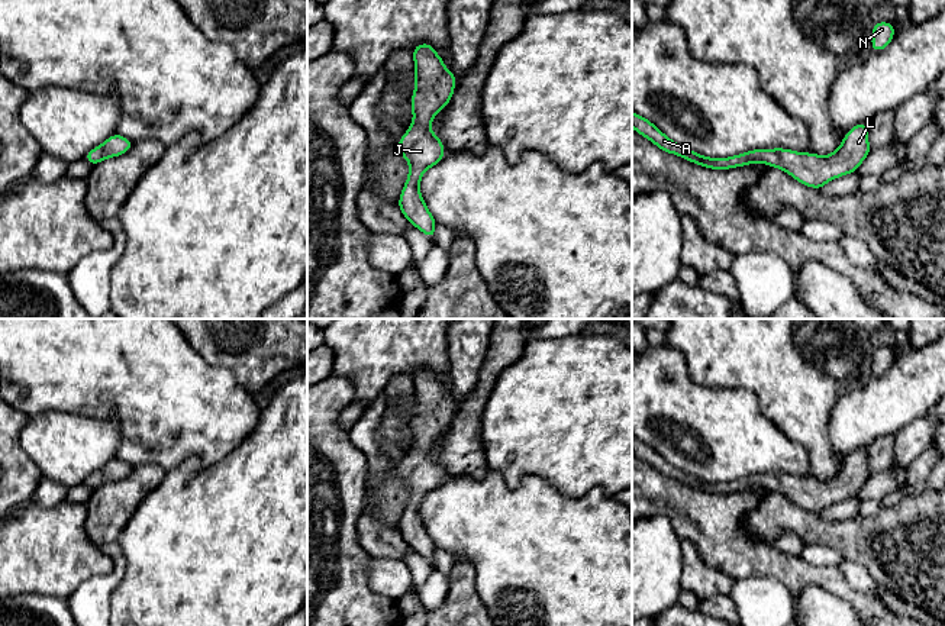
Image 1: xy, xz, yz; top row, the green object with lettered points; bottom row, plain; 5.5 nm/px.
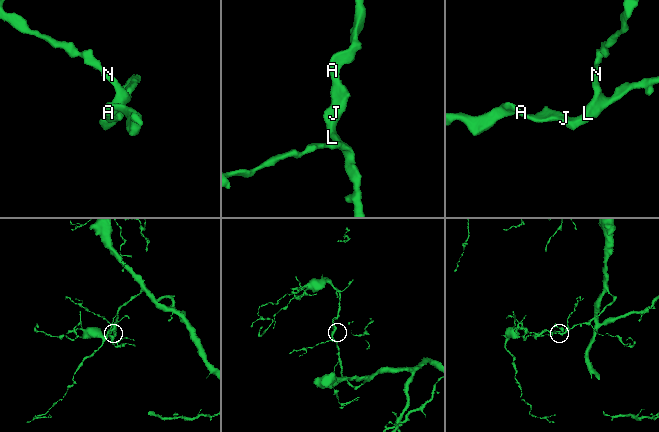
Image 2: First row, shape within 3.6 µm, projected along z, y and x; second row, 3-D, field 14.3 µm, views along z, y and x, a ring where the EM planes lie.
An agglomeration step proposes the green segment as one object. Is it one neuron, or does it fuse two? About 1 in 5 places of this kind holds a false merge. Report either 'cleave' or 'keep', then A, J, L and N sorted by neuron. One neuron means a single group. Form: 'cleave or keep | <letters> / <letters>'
keep | A J L N

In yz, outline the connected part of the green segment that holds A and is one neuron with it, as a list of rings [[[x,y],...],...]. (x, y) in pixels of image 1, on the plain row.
[[[633,436],[632,452],[654,467],[661,475],[675,478],[704,493],[729,494],[752,487],[762,487],[786,496],[799,507],[813,513],[822,513],[830,504],[857,496],[870,478],[867,448],[851,452],[844,461],[841,471],[826,481],[777,472],[752,474],[730,483],[707,483],[673,467],[655,449]]]

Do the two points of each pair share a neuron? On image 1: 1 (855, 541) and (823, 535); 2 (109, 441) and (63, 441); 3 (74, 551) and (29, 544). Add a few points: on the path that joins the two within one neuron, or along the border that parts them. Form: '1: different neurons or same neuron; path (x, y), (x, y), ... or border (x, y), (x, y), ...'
1: same neuron; path (848, 538), (831, 535)
2: same neuron; path (97, 441), (74, 441)
3: same neuron; path (63, 551), (41, 551)

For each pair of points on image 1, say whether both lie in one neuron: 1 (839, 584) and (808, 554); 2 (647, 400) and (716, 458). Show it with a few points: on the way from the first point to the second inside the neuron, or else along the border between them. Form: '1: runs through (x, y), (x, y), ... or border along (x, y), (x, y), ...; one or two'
1: border along (797, 555), (812, 564), (837, 567); two
2: runs through (667, 410), (683, 422), (690, 423), (706, 438); one

